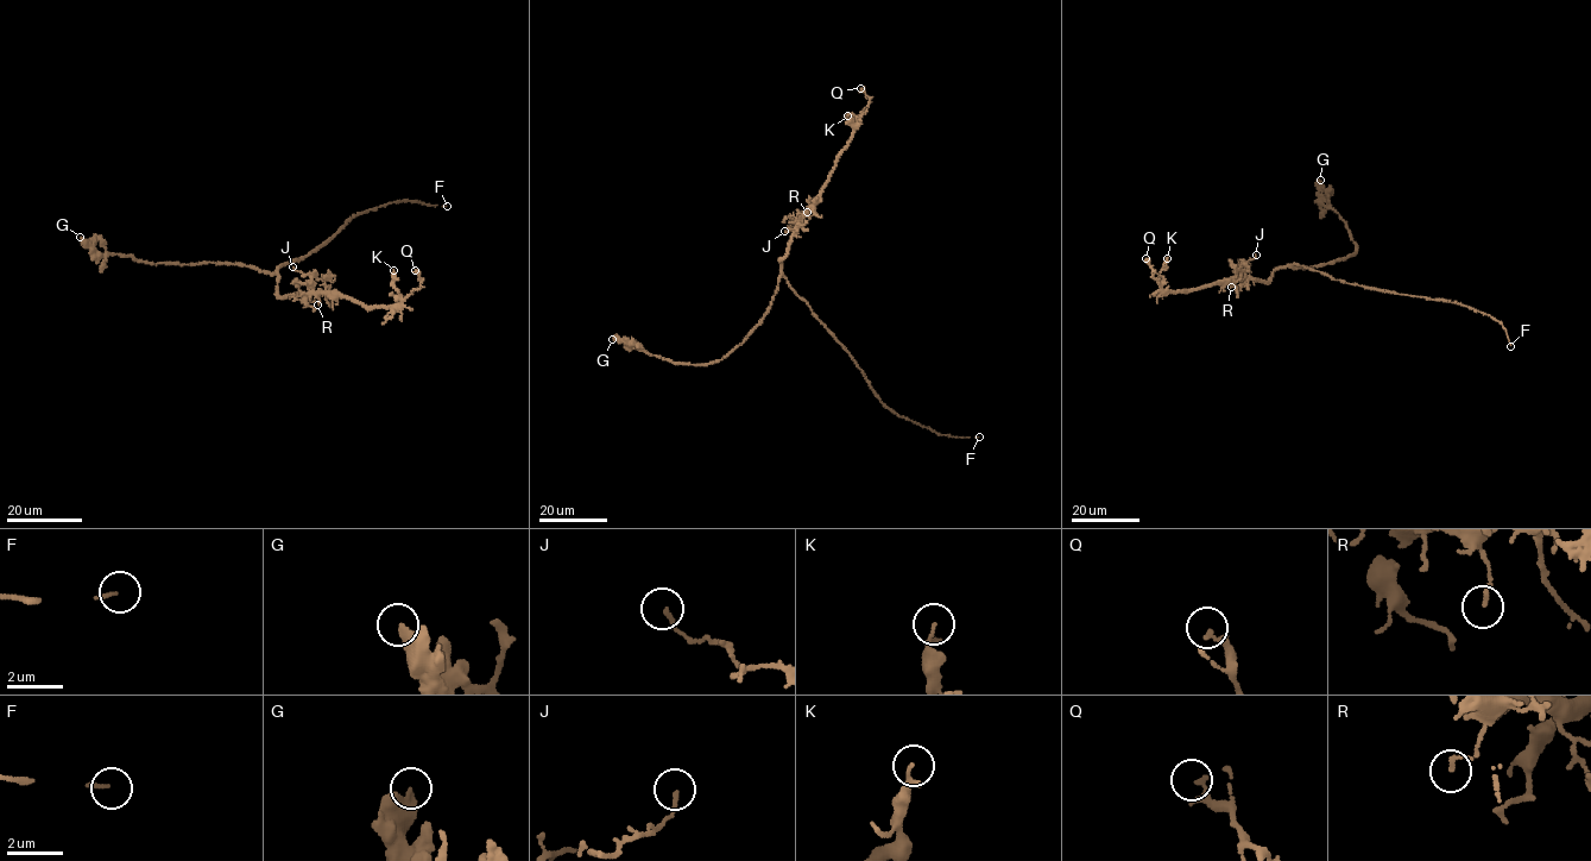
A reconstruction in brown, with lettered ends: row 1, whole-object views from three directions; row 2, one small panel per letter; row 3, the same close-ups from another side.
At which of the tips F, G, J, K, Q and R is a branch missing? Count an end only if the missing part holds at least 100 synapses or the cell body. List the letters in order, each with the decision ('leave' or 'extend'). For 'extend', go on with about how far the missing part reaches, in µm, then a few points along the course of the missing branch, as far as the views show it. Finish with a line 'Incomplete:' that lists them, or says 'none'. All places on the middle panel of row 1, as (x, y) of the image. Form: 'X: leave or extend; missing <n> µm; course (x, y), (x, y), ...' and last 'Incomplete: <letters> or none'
F: extend; missing 4 µm
G: leave
J: leave
K: leave
Q: leave
R: leave
Incomplete: F

